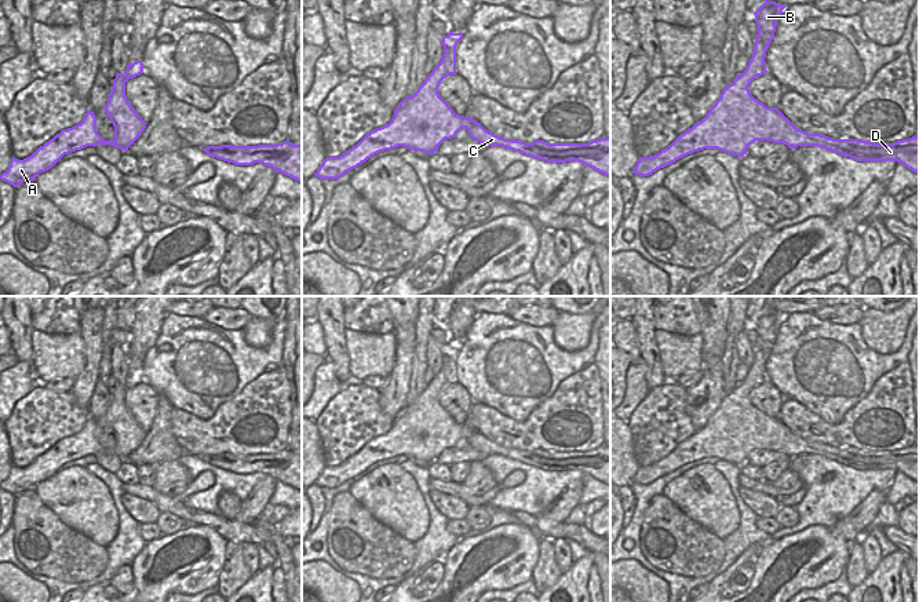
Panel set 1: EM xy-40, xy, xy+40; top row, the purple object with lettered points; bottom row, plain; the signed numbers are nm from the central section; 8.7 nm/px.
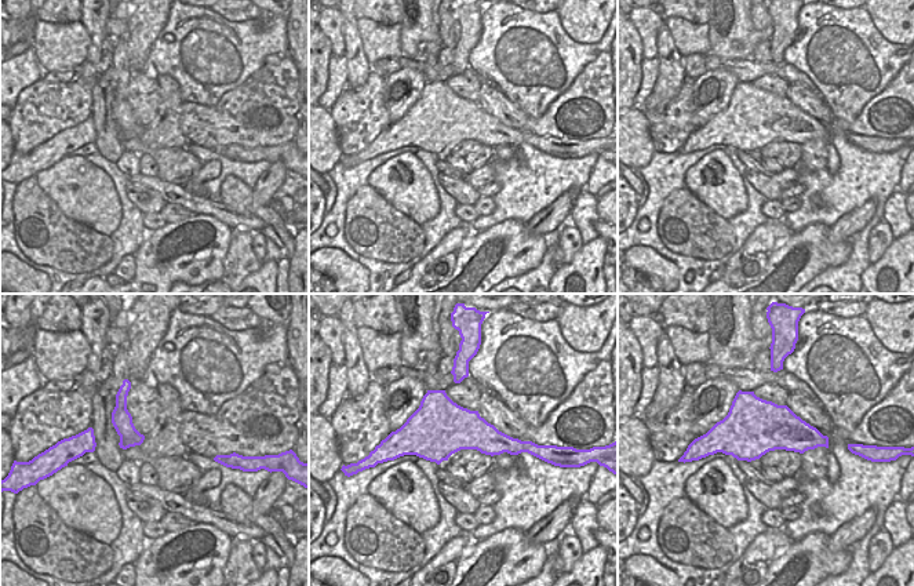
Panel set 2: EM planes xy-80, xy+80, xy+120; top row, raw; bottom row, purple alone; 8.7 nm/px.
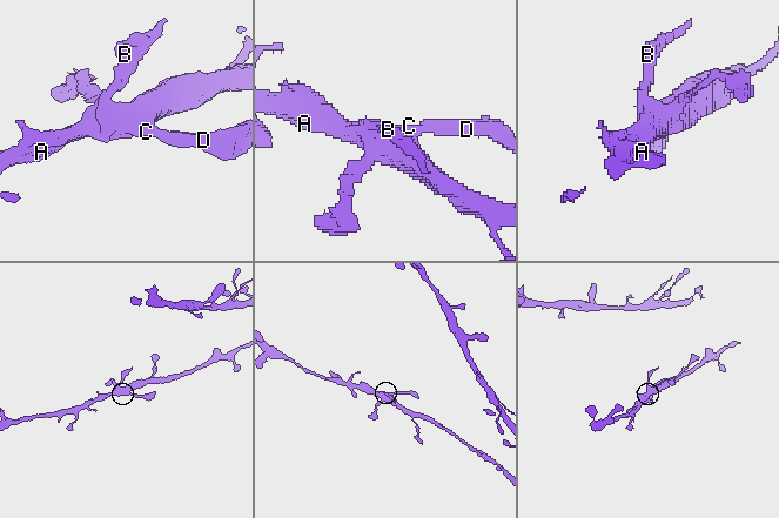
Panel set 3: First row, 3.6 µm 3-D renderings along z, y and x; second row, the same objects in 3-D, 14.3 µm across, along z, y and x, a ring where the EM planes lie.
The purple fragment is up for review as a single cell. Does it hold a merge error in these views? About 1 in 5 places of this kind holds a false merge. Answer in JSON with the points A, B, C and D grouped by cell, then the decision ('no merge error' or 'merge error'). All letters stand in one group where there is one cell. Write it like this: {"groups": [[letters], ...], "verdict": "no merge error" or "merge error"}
{"groups": [["A", "B", "C", "D"]], "verdict": "no merge error"}

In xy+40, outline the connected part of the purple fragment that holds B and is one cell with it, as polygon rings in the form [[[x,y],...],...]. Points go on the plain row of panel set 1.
[[[765,307],[765,311],[754,321],[755,331],[758,333],[758,343],[755,346],[754,362],[745,379],[741,383],[737,383],[732,393],[725,395],[719,408],[701,430],[693,433],[692,437],[681,442],[660,461],[649,466],[639,466],[632,482],[649,485],[657,478],[704,457],[718,457],[740,467],[747,463],[748,455],[755,449],[770,449],[773,452],[784,452],[789,457],[795,457],[798,455],[818,455],[840,464],[850,466],[856,470],[897,470],[919,484],[919,442],[894,452],[872,452],[869,449],[858,448],[834,448],[821,442],[807,442],[796,437],[777,416],[767,416],[751,404],[748,398],[751,390],[767,380],[765,371],[766,360],[774,346],[777,328],[781,325],[785,315],[788,314],[781,314],[776,310],[767,310]]]

